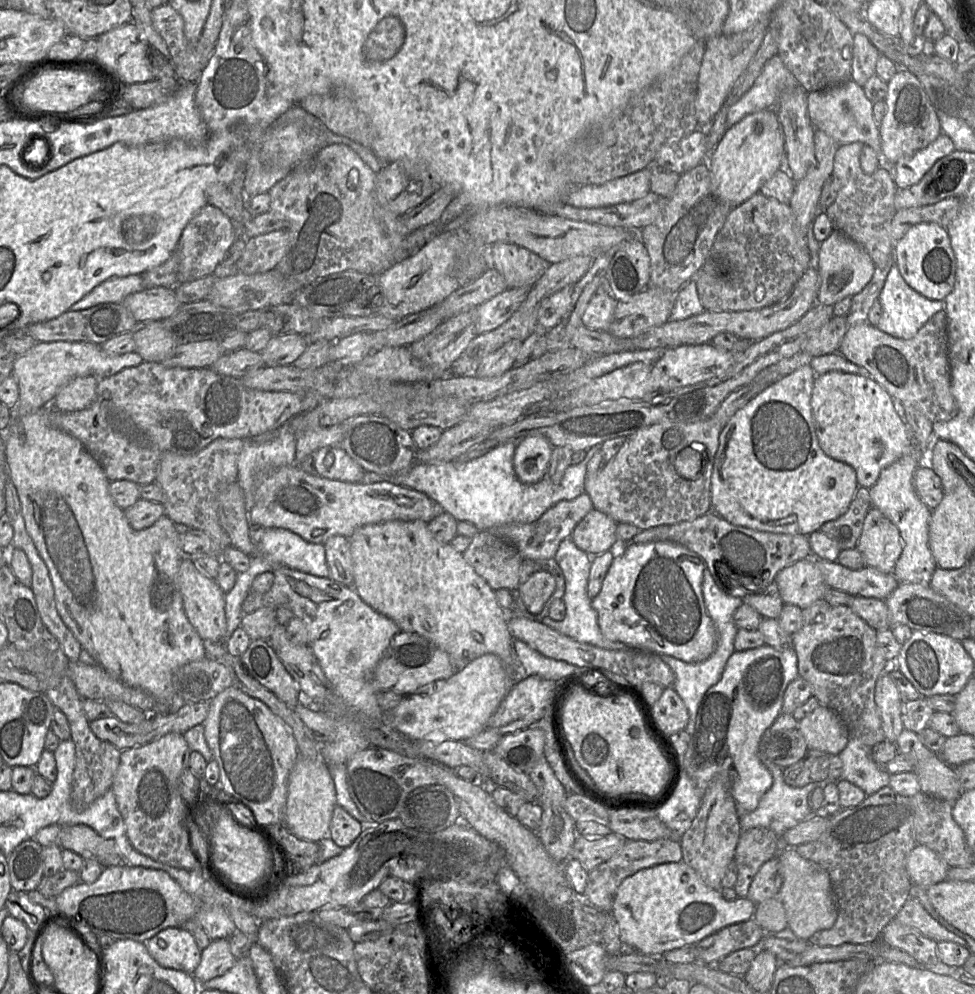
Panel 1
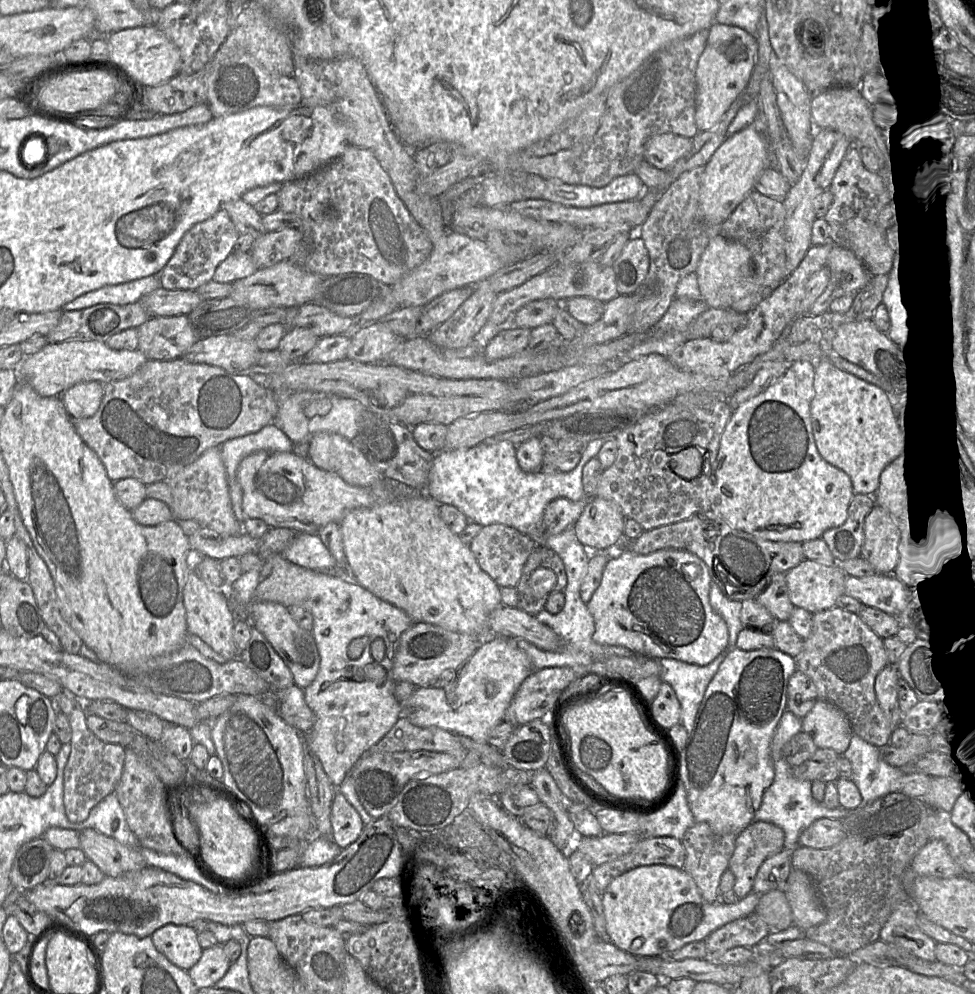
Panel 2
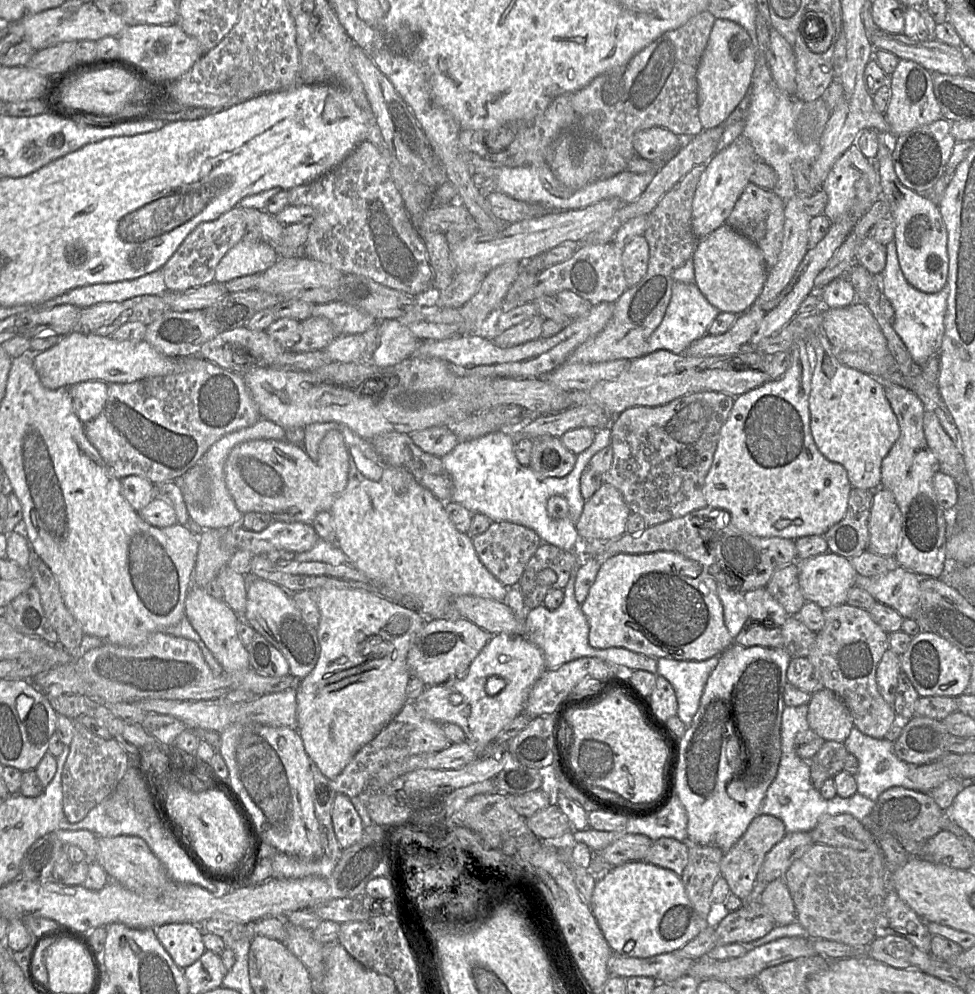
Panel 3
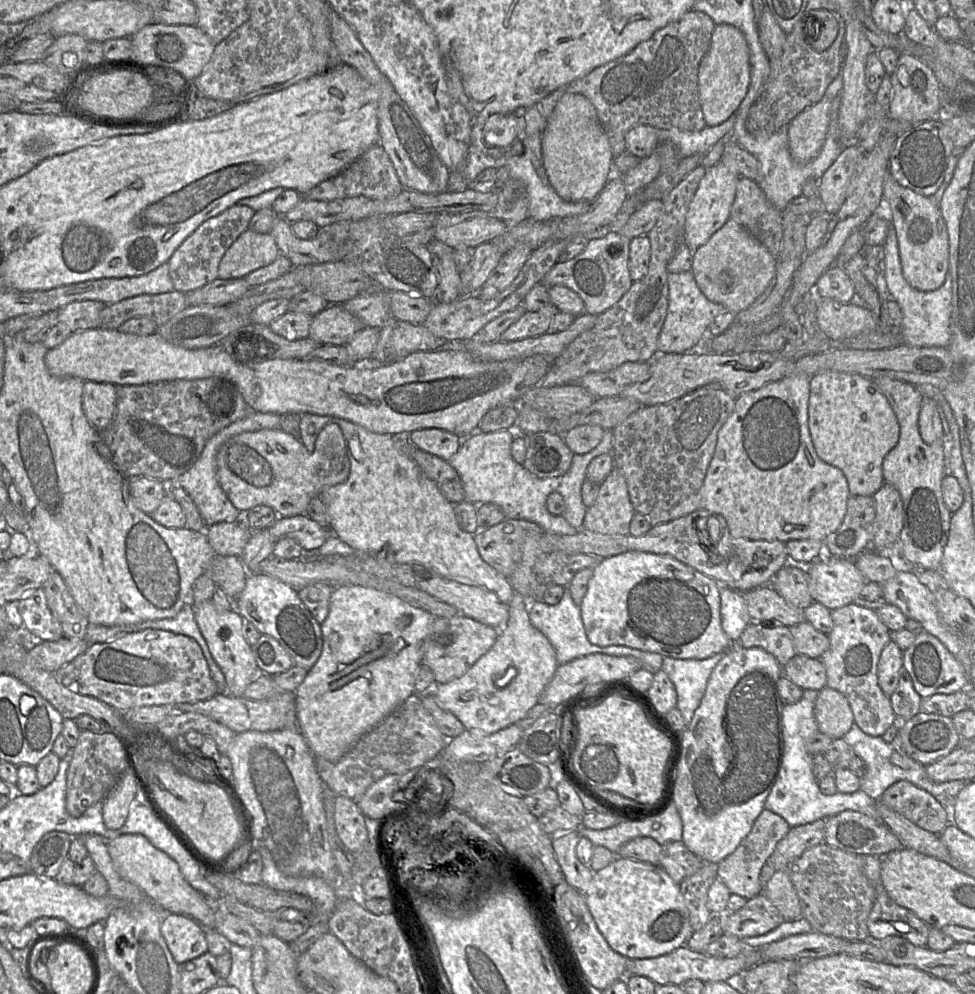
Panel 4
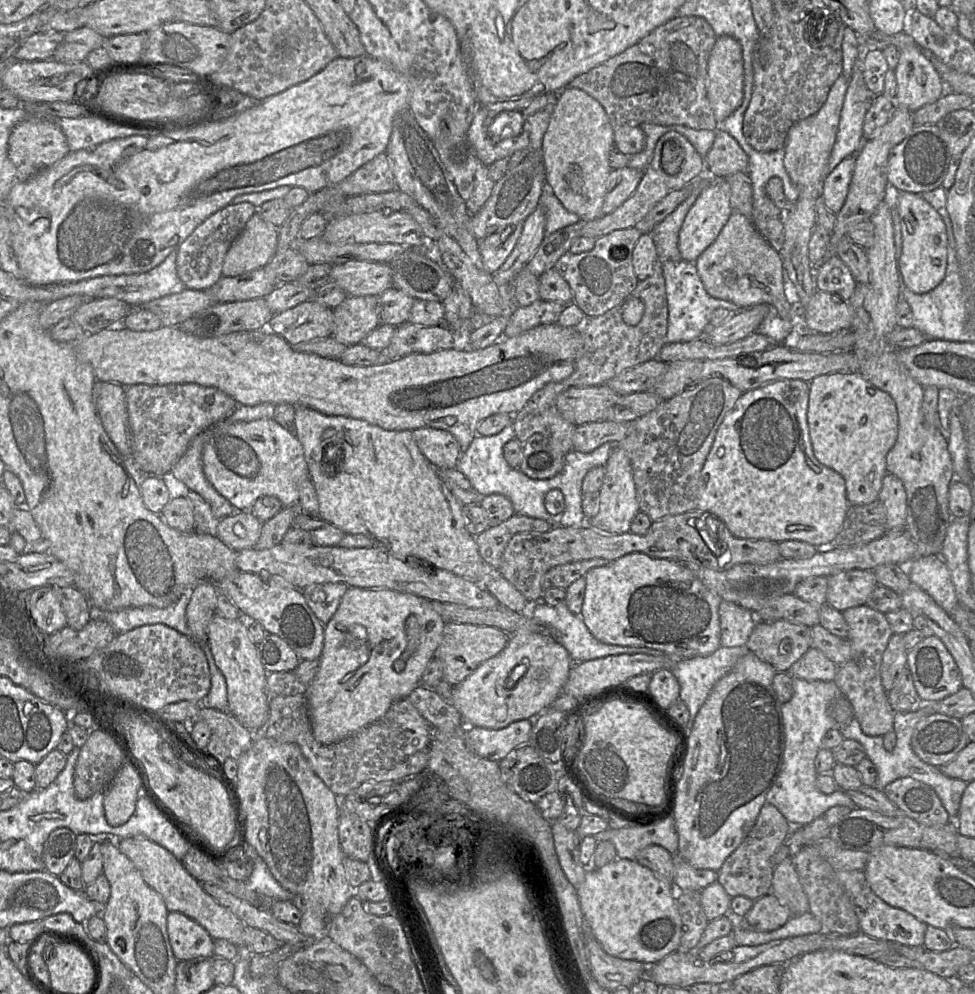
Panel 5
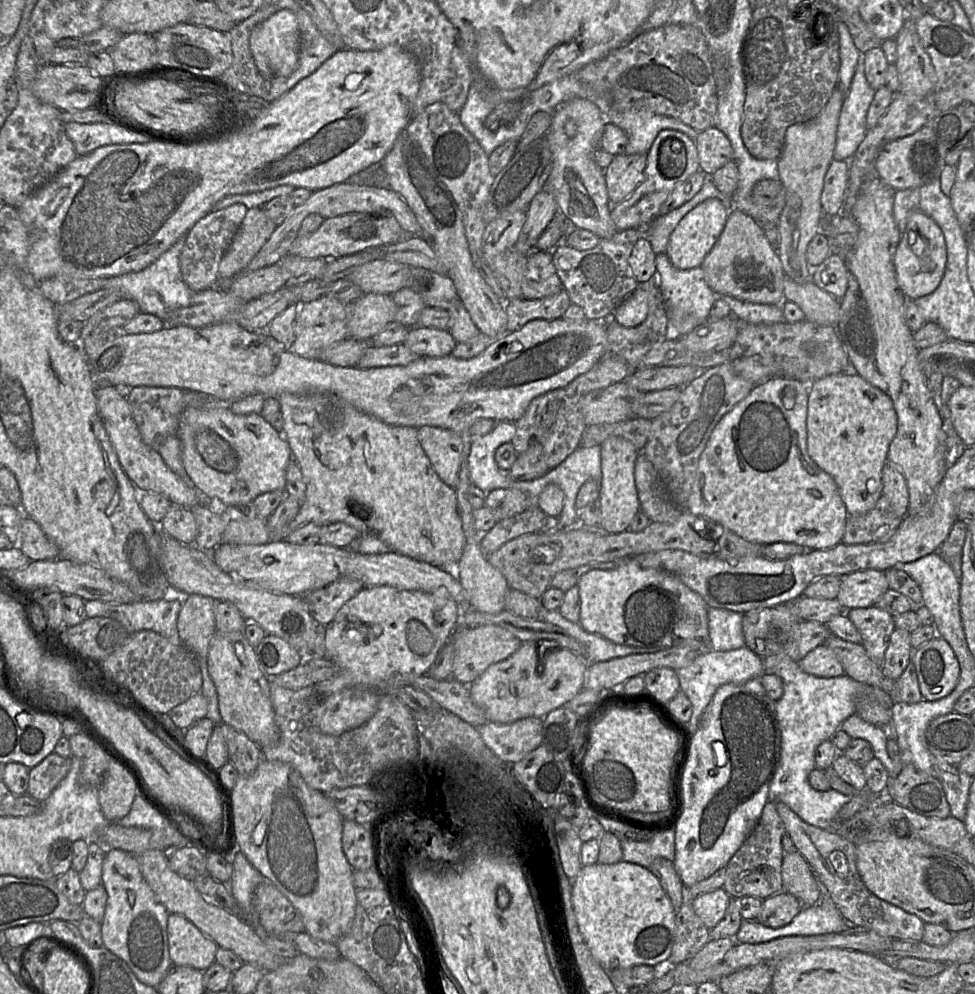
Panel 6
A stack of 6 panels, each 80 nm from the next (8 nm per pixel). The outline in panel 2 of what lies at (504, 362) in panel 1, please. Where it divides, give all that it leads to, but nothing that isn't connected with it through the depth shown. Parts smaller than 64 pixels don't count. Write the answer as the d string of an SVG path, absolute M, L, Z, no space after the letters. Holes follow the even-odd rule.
M526 327L507 328L498 332L485 346L485 357L489 361L508 358L526 349L531 329Z

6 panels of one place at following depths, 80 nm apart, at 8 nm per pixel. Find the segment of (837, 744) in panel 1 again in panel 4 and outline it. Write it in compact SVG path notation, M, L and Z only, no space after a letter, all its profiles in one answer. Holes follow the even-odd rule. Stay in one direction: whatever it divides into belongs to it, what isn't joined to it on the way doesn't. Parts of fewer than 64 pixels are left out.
M829 687L818 691L814 717L818 731L833 740L843 738L854 724L854 715L847 698Z

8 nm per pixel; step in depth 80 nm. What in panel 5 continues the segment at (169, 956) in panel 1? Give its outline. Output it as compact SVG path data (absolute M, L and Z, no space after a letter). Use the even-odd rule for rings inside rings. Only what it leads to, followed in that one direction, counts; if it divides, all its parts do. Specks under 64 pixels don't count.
M169 912L167 932L171 950L177 962L214 956L213 939L201 926L184 915Z

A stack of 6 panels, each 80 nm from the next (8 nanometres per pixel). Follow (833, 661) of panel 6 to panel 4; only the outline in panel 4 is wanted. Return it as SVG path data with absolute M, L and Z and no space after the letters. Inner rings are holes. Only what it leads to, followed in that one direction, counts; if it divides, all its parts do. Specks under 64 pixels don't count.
M795 655L783 666L783 673L803 690L821 690L827 687L826 669L818 658Z

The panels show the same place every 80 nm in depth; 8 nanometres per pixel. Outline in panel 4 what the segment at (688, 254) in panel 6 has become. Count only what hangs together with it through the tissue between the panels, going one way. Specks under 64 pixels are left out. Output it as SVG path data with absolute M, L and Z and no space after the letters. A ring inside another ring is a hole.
M721 162L706 170L689 204L684 224L683 241L693 251L704 245L730 218L738 178L739 176L732 173Z

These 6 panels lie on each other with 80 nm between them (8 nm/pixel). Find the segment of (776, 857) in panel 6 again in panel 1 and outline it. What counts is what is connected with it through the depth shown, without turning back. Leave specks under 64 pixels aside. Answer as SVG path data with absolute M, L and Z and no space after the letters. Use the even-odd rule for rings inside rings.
M764 827L751 828L741 833L733 859L737 866L737 880L733 889L739 898L747 896L760 867L776 857L781 846L781 838Z

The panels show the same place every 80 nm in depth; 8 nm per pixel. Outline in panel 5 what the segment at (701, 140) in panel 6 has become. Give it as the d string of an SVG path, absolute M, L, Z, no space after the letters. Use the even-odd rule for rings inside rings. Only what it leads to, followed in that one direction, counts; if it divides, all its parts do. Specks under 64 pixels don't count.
M718 125L715 132L713 145L704 156L710 174L714 178L725 178L737 172L747 173L749 158L738 142Z

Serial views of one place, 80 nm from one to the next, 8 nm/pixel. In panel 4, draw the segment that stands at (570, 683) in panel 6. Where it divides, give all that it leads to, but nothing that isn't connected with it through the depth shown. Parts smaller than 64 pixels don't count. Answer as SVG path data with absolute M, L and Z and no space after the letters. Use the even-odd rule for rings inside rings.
M514 593L508 603L509 619L499 630L498 637L490 650L461 677L435 686L434 699L437 704L453 713L467 730L482 730L495 733L522 719L535 706L545 687L558 667L555 649L549 640L537 630L529 619L529 603L519 593Z

